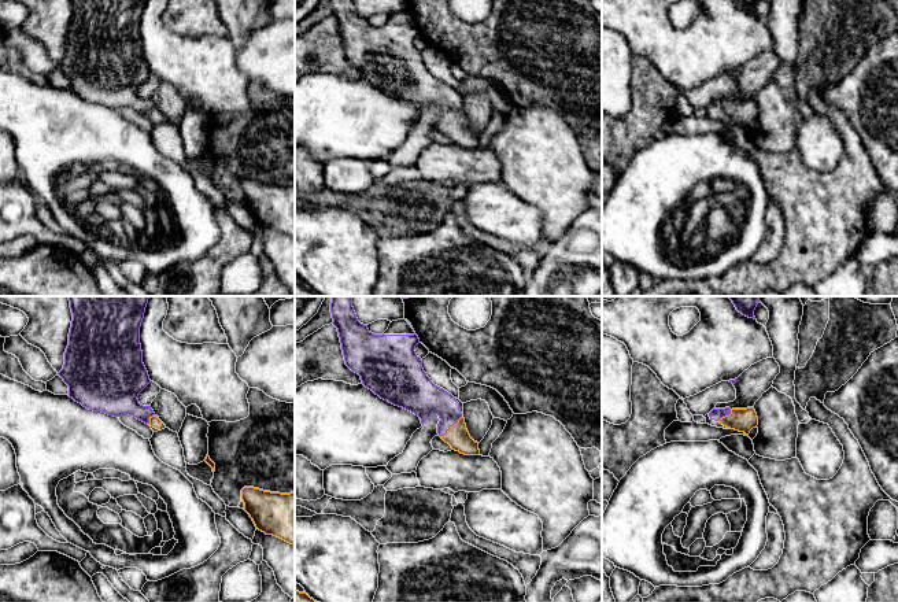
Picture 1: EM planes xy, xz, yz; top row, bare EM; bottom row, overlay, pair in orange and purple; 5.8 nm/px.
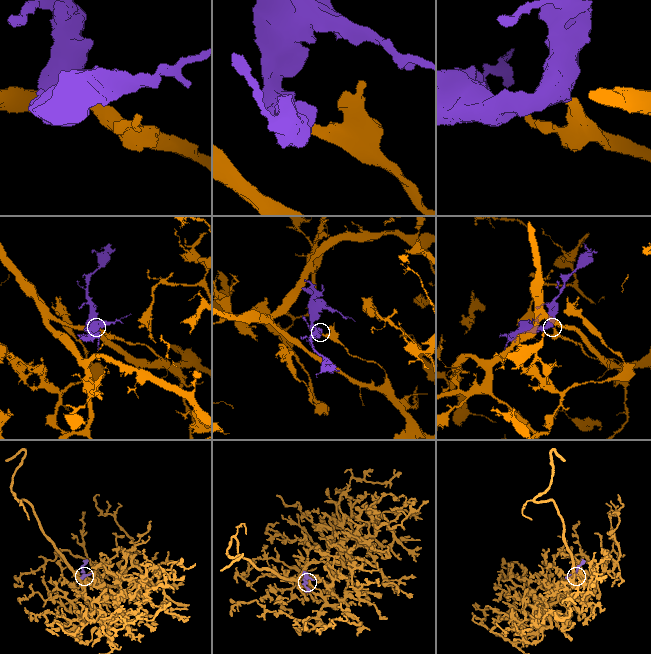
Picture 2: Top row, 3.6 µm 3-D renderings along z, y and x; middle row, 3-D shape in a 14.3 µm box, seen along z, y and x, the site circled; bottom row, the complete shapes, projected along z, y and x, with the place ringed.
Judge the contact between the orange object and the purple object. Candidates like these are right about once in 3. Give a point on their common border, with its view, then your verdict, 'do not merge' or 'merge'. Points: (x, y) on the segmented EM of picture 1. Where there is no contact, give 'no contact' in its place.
xz (451, 427) | merge

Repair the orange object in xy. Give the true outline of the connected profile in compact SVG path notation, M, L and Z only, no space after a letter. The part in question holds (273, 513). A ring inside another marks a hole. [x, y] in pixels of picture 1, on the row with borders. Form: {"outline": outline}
{"outline": "M244 487L241 499L256 529L295 544L295 492L280 494Z"}

